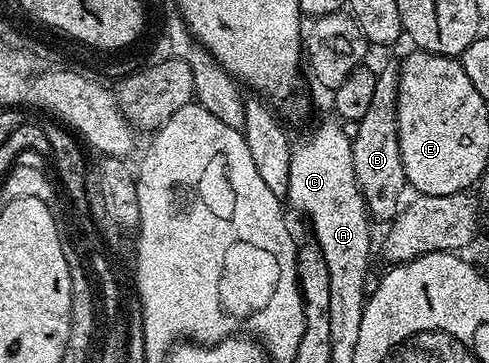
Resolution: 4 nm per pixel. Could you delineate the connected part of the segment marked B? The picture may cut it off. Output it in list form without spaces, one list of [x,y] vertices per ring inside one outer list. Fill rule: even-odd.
[[[394,62],[384,66],[376,75],[375,94],[367,114],[355,124],[351,136],[352,164],[354,175],[361,187],[362,195],[369,212],[375,220],[393,220],[402,205],[402,193],[407,183],[404,175],[403,160],[400,159],[398,129],[398,70]],[[402,197],[402,198],[401,198]]]

